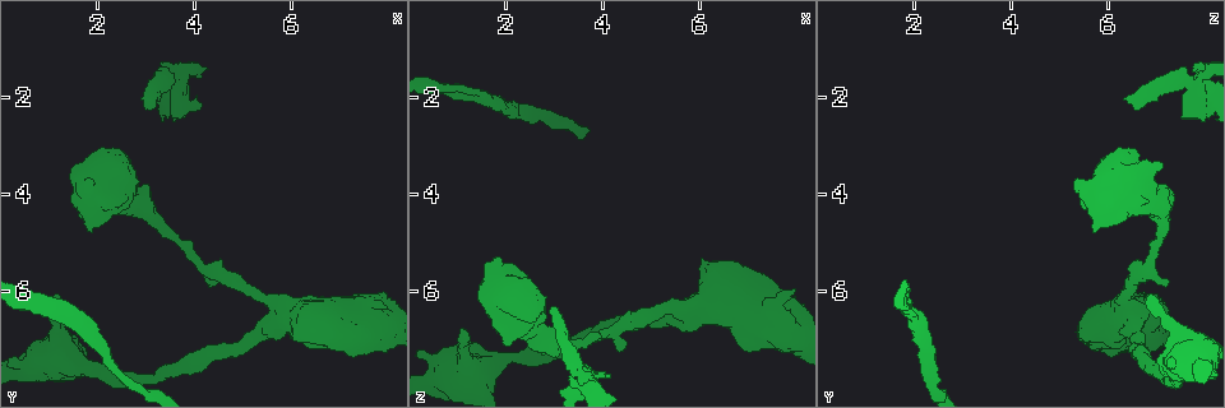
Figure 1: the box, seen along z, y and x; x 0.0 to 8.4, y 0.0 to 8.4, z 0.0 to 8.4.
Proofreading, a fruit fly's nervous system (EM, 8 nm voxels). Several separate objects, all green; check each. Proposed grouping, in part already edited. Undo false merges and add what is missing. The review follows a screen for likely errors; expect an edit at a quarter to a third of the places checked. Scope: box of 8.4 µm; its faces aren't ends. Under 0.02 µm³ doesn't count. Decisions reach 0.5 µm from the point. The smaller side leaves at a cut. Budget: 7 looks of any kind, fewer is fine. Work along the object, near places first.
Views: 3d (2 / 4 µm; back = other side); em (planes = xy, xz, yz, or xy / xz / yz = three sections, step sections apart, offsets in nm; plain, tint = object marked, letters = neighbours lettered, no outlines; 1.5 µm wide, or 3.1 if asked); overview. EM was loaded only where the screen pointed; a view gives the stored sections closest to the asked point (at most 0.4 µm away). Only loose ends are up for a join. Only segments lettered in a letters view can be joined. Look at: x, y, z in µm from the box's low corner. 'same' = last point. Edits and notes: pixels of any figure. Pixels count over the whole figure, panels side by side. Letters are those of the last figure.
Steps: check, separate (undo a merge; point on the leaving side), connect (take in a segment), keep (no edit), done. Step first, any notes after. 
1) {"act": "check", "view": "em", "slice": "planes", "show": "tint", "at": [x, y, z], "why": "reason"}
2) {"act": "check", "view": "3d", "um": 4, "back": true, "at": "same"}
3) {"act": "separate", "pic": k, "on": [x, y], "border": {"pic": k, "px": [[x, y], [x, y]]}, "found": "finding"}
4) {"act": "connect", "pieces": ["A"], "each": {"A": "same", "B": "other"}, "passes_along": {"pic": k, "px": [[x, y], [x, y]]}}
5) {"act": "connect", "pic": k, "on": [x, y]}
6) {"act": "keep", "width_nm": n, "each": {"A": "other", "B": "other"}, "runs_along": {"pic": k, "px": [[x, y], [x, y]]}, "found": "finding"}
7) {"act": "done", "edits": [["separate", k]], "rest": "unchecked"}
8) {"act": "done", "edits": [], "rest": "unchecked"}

{"act": "check", "view": "em", "slice": "planes", "show": "letters", "at": [4.30, 5.90, 7.25], "why": "branch stops here"}

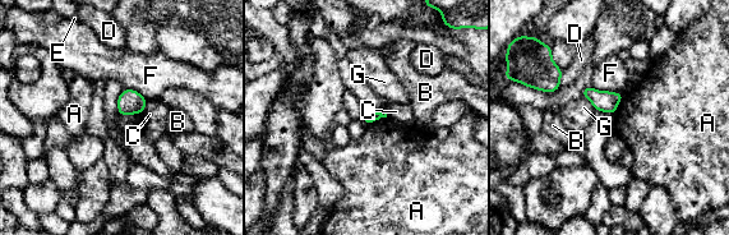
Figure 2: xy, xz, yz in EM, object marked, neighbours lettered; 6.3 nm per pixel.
{"act": "keep", "each": {"A": "other", "B": "other", "C": "other", "D": "other", "E": "other", "F": "other", "G": "other"}, "border": {"pic": 2, "px": [[386, 116], [367, 125]]}, "found": "no lettered segment goes on from it"}

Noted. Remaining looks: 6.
{"act": "check", "view": "em", "slice": "yz", "step": 4, "show": "letters", "at": [2.95, 2.00, 6.35], "why": "branch stops here"}

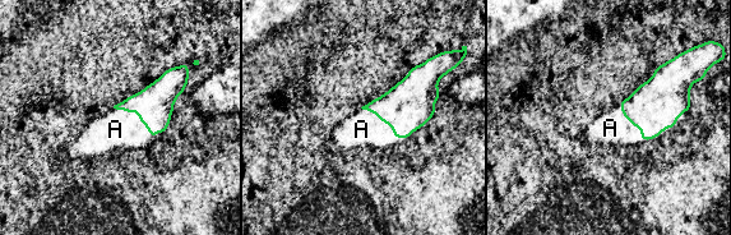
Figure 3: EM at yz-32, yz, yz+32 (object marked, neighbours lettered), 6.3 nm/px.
{"act": "keep", "each": {"A": "other"}, "border": {"pic": 3, "px": [[112, 107], [163, 133]]}, "found": "no lettered segment goes on from it"}

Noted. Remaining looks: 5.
{"act": "check", "view": "3d", "um": 4, "at": [2.05, 3.40, 7.10], "why": "thick end"}

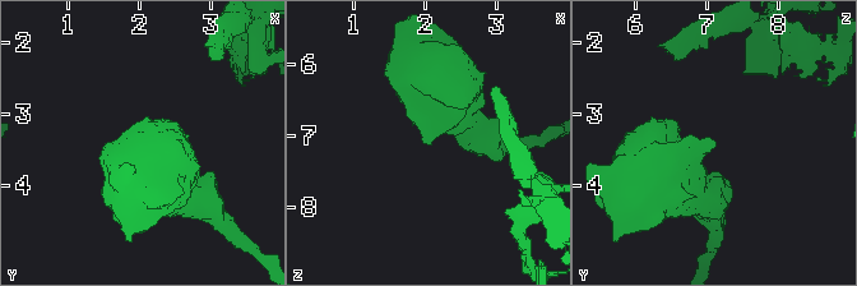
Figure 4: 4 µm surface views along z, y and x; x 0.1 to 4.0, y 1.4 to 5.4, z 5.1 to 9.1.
{"act": "check", "view": "em", "slice": "xy", "step": 4, "show": "tint", "at": [2.05, 3.30, 7.05], "why": "need the tissue"}

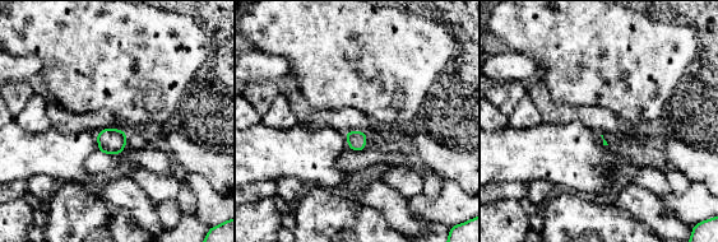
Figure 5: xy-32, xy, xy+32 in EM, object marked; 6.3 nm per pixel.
{"act": "check", "view": "em", "slice": "planes", "show": "letters", "at": "same"}

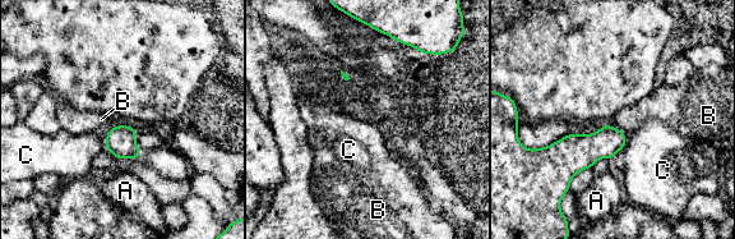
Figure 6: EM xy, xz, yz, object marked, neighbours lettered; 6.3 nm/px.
{"act": "keep", "longest_contact_nm": ["B", 130], "each": {"A": "other", "B": "other", "C": "other"}, "found": "none of them fits"}

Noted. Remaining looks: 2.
{"act": "done", "edits": [], "rest": "unchecked"}

